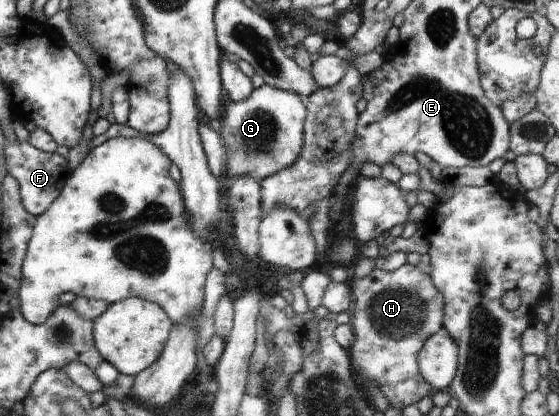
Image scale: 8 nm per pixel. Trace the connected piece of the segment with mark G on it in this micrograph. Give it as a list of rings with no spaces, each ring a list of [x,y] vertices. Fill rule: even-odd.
[[[264,84],[255,88],[247,99],[225,99],[221,124],[223,143],[227,147],[227,161],[223,179],[251,177],[257,183],[291,167],[301,153],[307,109],[303,99],[293,91],[285,91]]]

